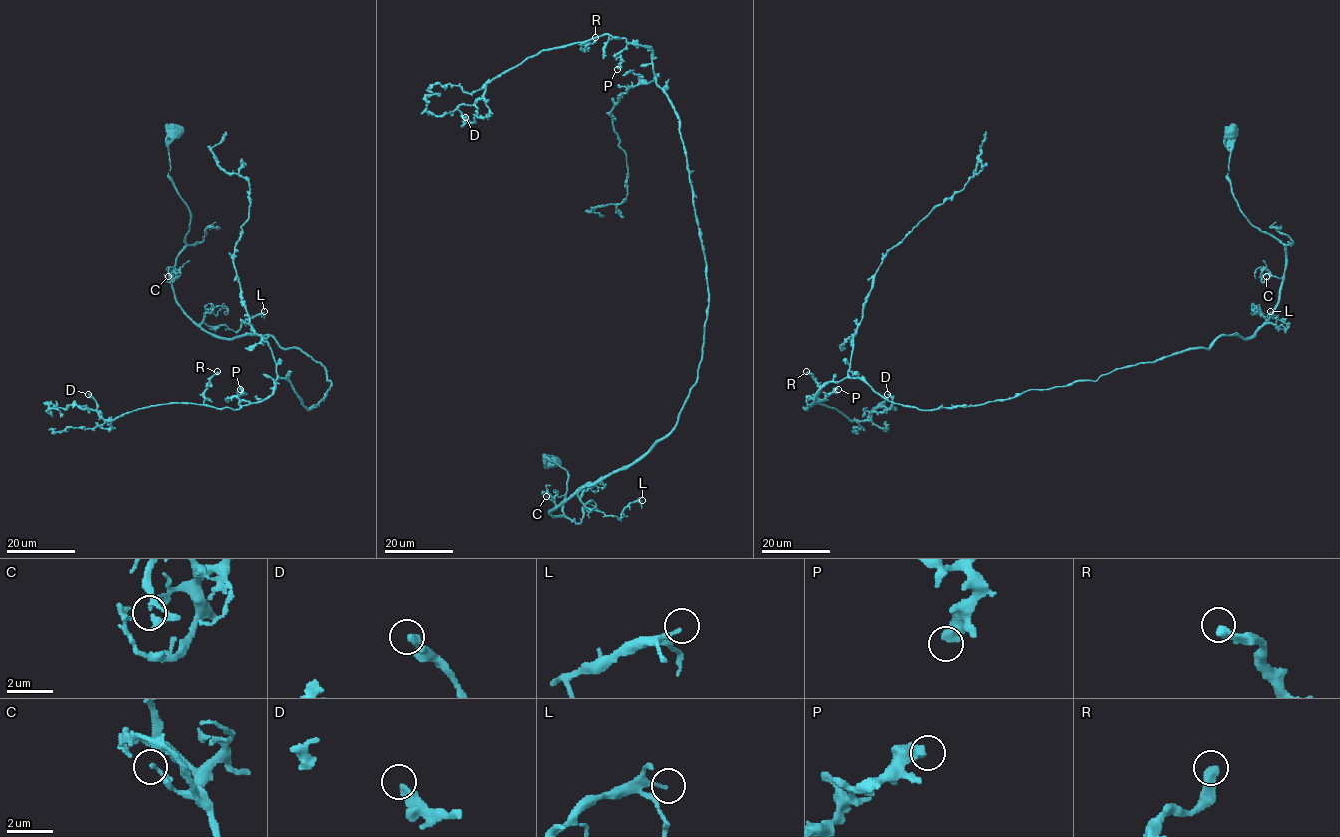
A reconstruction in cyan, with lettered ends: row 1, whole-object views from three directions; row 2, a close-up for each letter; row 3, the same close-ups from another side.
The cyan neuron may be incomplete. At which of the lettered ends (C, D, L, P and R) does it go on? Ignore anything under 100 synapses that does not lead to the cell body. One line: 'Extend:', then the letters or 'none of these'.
Extend: none of these

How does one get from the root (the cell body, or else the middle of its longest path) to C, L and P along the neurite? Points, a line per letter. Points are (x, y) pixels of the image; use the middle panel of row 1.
C: (552, 461), (546, 456), (547, 461), (554, 461), (567, 472), (561, 515), (550, 513), (555, 504), (546, 496)
L: (552, 461), (567, 472), (563, 513), (553, 516), (575, 494), (618, 518), (642, 500)
P: (552, 461), (567, 472), (558, 516), (672, 429), (703, 350), (680, 119), (649, 47), (628, 44), (617, 69)

